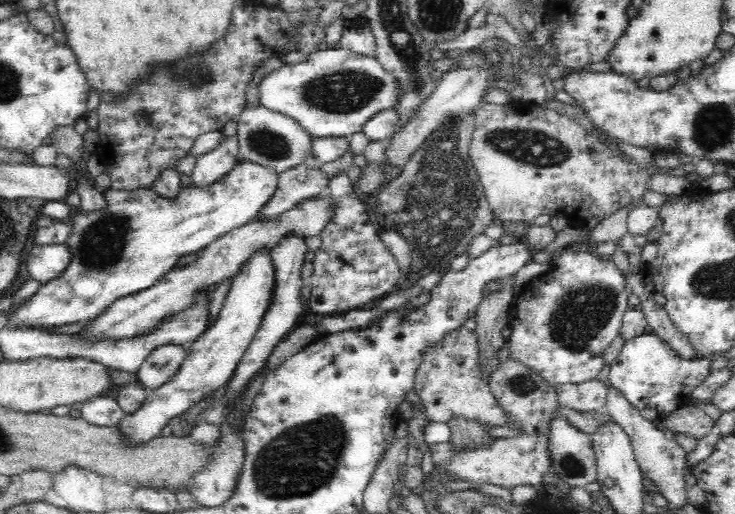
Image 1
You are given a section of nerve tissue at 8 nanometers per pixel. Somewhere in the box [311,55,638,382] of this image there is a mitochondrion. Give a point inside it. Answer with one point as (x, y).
(443, 201)

